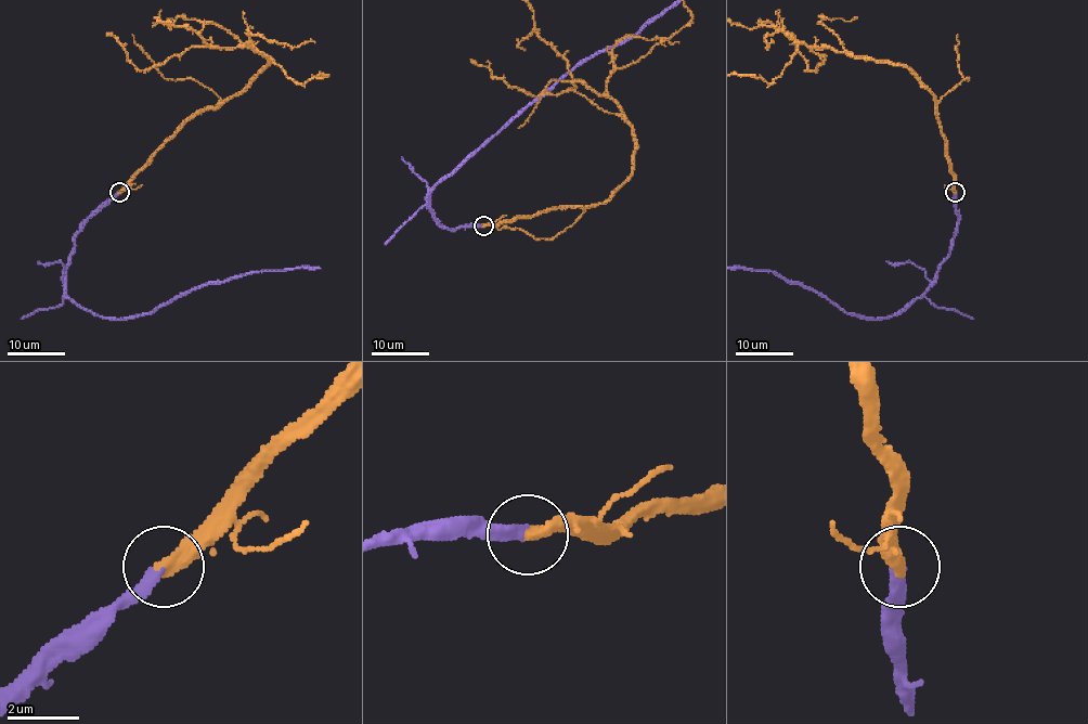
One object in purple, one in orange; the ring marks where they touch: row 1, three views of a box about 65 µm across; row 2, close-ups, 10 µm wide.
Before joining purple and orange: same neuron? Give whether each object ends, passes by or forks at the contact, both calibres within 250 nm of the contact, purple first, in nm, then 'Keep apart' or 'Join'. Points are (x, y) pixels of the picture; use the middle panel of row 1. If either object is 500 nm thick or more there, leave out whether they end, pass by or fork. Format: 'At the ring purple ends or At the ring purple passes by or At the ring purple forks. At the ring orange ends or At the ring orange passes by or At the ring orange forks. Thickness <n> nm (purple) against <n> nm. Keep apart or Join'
At the ring purple ends. At the ring orange ends. Thickness 320 nm (purple) against 440 nm. Join

